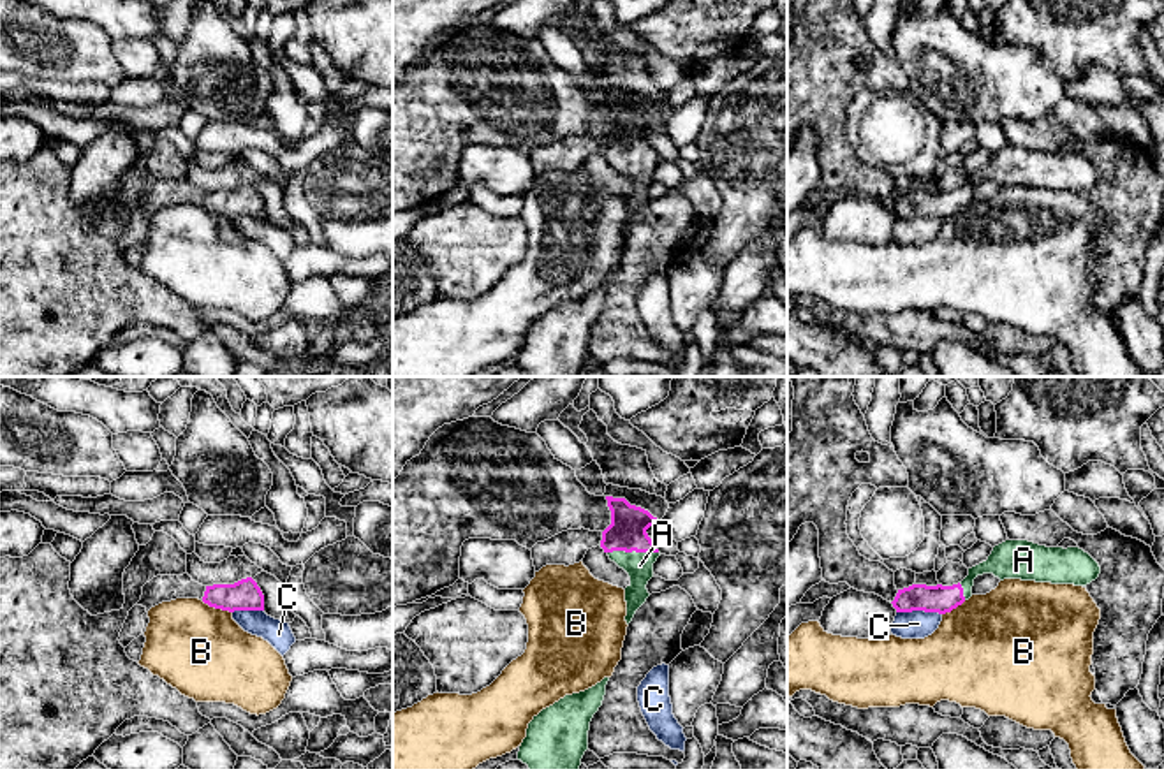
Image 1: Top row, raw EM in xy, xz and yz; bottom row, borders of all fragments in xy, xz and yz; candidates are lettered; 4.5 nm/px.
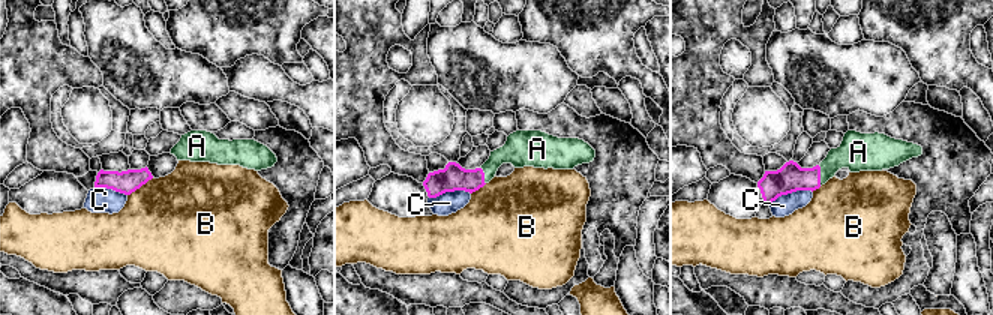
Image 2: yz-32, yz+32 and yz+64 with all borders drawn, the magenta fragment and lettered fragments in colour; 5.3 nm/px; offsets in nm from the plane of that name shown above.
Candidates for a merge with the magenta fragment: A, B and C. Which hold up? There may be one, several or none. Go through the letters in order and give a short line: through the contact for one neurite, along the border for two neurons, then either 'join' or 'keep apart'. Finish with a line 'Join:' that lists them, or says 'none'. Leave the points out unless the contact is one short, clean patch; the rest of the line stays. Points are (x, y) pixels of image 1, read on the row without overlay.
A: join
B: keep apart
C: keep apart
Join: A

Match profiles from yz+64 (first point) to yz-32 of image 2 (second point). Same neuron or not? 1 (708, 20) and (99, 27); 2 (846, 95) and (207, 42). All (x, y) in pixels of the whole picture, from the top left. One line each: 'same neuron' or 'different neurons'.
1: different neurons
2: different neurons

